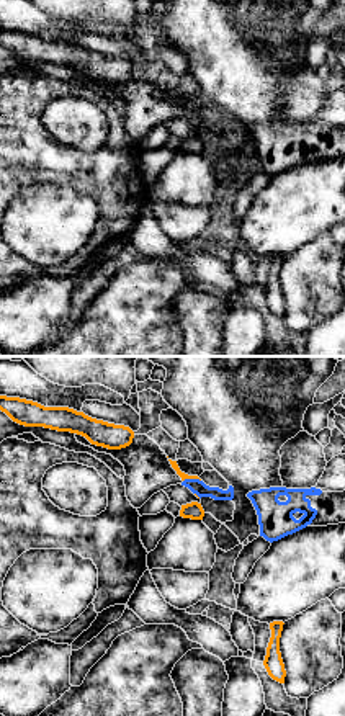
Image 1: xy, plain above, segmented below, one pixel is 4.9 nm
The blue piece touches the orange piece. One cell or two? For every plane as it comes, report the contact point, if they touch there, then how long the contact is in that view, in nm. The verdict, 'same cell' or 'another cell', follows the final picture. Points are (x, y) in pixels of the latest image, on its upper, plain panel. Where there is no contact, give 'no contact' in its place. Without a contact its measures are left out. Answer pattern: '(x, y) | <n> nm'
(192, 113) | 90 nm

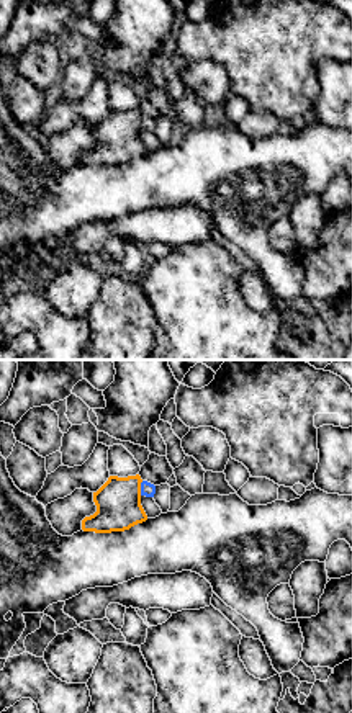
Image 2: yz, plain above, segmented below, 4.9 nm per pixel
(141, 121) | 70 nm

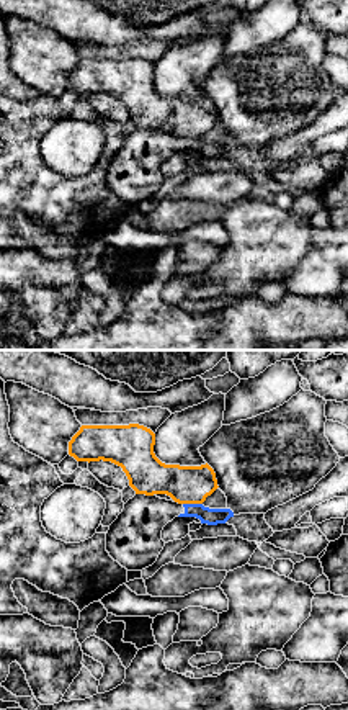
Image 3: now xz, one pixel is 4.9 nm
(193, 138) | 100 nm

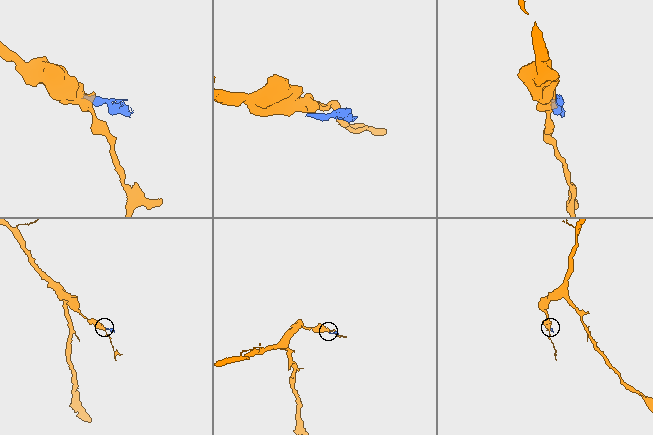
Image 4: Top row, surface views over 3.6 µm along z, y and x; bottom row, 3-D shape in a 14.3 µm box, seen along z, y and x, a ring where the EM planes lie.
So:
another cell

